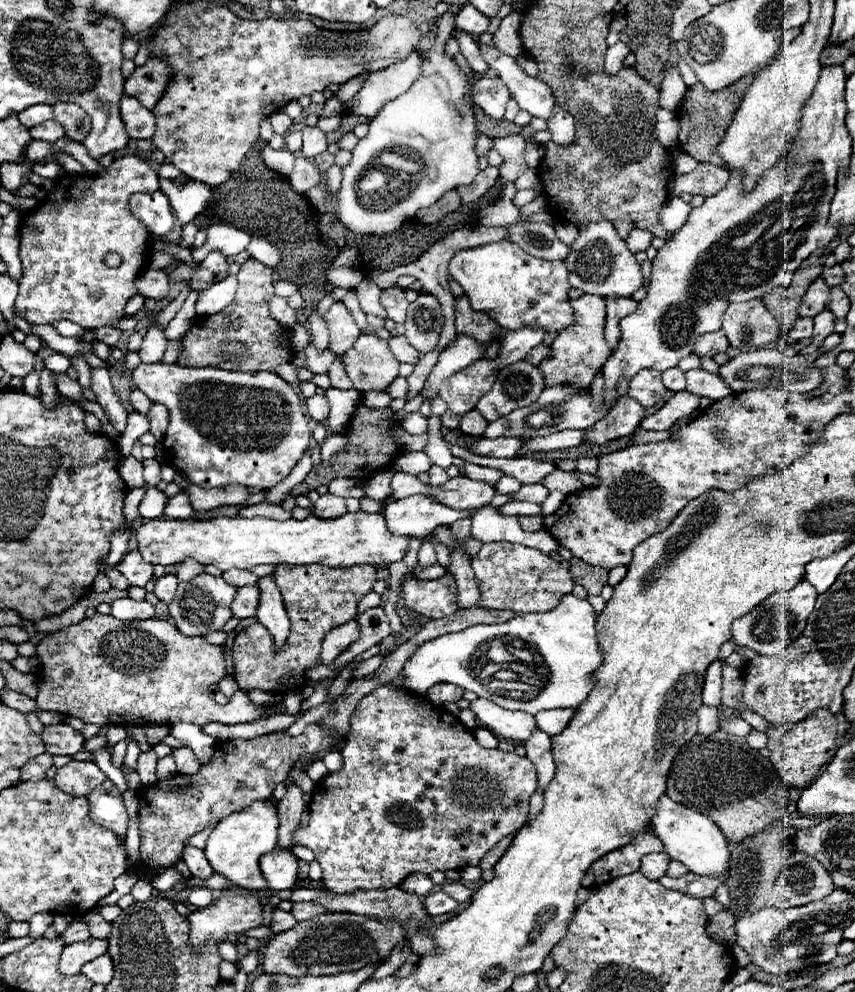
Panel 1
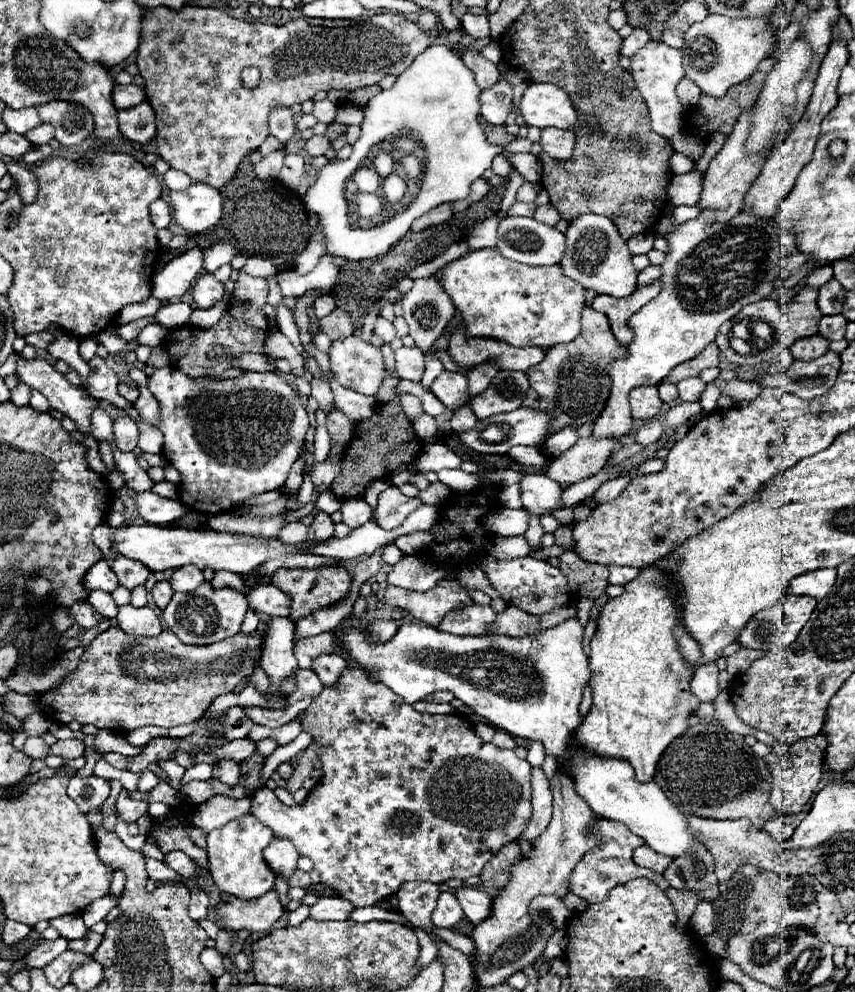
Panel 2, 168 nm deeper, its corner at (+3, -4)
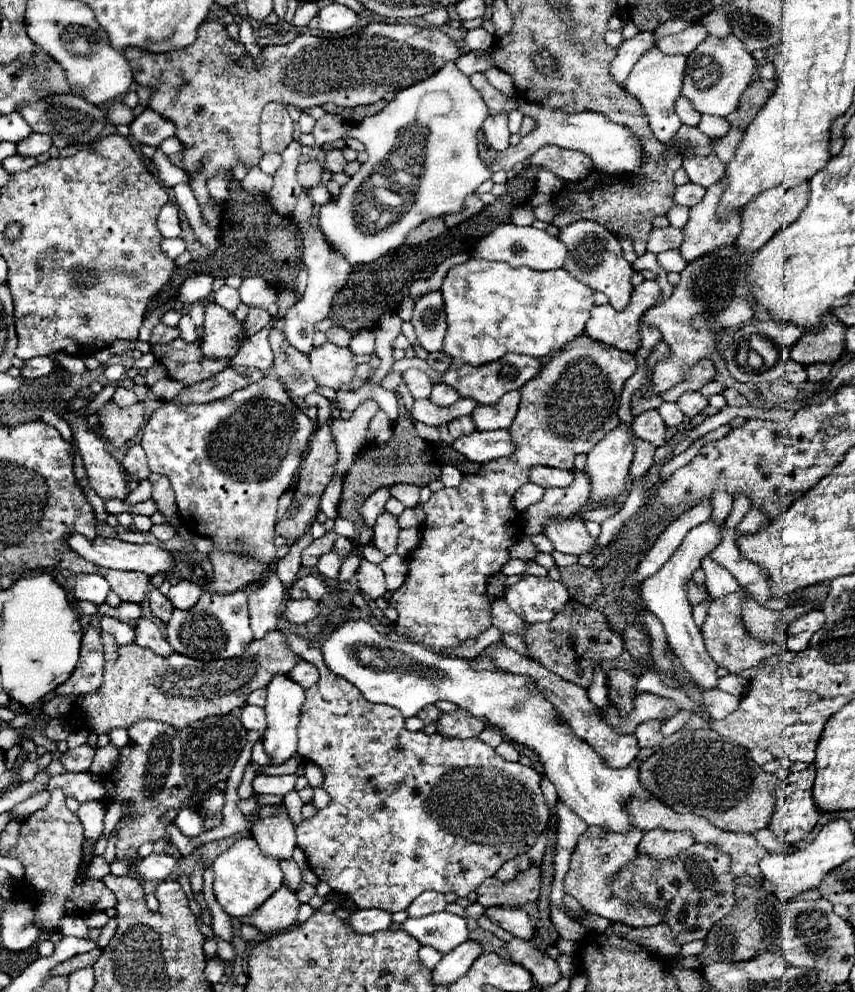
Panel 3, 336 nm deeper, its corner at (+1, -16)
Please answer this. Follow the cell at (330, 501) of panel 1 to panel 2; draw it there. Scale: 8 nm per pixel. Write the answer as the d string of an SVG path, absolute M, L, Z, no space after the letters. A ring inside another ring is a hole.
M320 512L314 516L314 522L308 528L308 542L318 542L318 540L328 540L334 534L334 522L330 520L328 514Z

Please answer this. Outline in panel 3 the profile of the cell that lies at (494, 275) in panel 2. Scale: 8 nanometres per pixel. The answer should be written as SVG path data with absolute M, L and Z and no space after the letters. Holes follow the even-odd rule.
M470 258L466 264L454 266L440 288L444 296L448 332L444 338L444 350L452 358L452 366L472 364L482 366L492 360L516 352L534 358L544 358L558 352L570 340L584 332L584 326L594 306L594 292L582 282L574 280L566 270L538 272L532 268L510 268L504 262L492 262L484 258Z

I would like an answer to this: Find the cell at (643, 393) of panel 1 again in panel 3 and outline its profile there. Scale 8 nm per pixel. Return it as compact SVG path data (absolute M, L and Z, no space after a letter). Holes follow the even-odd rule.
M646 410L642 412L640 416L634 418L632 422L632 428L634 428L634 434L642 440L648 440L652 442L654 446L662 446L666 440L664 440L664 432L666 432L666 424L664 420L660 418L658 410Z

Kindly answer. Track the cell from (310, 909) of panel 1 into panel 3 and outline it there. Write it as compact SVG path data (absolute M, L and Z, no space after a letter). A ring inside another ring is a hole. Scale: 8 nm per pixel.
M356 910L346 918L346 924L354 932L378 932L388 930L392 924L392 918L384 910Z

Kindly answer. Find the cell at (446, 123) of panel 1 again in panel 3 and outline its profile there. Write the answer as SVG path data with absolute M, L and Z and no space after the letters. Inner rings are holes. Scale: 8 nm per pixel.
M448 62L430 78L396 92L396 98L378 114L353 124L348 136L366 146L368 160L350 176L336 198L320 206L320 228L330 248L350 266L370 264L396 250L424 220L462 212L466 196L492 178L490 166L478 156L478 130L486 116L488 108L478 90L472 88L468 76L454 62ZM374 172L382 172L394 182L392 190L402 196L400 206L388 210L360 202L364 184Z

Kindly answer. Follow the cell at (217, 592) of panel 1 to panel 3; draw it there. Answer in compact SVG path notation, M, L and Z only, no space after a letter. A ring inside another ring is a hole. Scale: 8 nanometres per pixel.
M238 590L232 594L204 592L190 610L174 610L166 624L166 640L178 654L186 654L198 660L234 658L246 652L254 634L250 630L250 614L246 604L246 592Z

